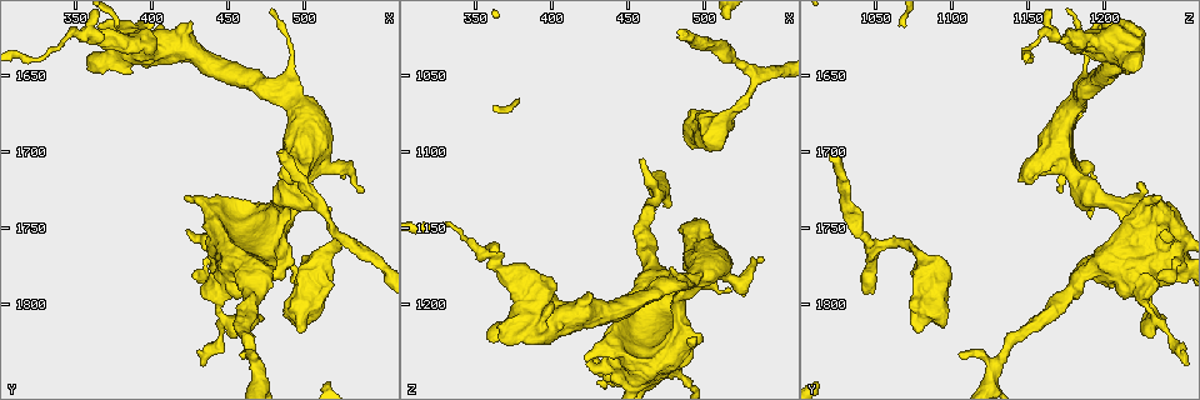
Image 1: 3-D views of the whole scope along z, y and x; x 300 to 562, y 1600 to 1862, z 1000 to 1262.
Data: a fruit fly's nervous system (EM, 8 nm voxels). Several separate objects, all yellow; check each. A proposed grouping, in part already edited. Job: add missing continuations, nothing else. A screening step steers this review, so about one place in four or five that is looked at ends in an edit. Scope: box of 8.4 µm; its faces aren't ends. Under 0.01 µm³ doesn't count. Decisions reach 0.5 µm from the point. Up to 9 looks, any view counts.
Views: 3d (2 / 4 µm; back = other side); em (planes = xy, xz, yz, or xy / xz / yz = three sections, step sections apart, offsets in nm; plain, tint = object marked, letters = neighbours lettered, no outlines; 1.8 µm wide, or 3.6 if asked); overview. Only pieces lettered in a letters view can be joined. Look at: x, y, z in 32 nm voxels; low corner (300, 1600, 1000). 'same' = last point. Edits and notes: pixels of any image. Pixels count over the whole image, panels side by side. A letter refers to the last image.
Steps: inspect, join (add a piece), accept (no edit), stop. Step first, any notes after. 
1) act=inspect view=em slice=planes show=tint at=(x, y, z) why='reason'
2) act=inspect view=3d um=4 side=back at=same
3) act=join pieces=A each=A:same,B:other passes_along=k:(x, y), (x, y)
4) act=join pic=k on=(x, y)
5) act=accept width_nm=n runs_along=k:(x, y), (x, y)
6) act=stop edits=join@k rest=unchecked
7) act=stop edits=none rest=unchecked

act=inspect view=em slice=xy step=8 show=letters at=(486, 1698, 1022)

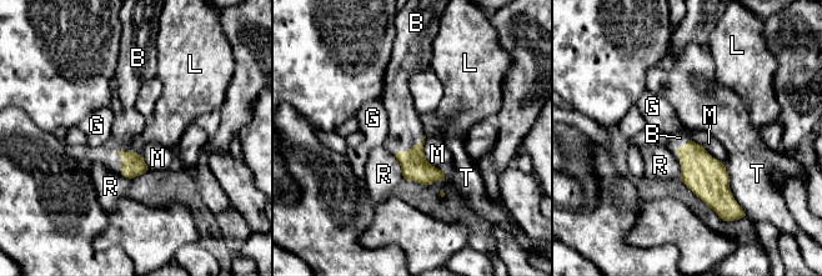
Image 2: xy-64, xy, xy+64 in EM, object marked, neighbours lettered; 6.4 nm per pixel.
act=inspect view=em slice=planes show=letters at=same why='another direction'

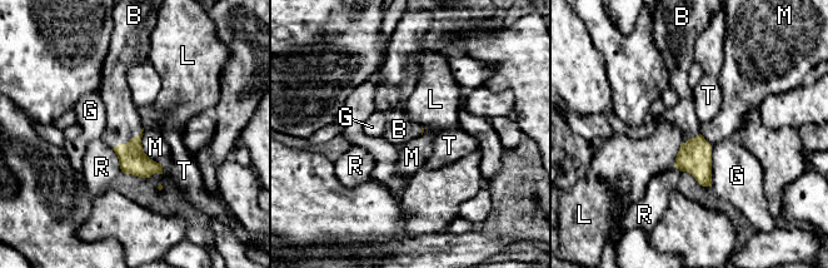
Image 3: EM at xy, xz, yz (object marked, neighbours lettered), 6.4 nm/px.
act=join pieces=B each=B:same,G:other,L:other,M:other,R:other,T:other passes_along=3:(133, 160), (129, 140), (123, 122) found='it goes on there'

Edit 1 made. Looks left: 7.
act=inspect view=overview

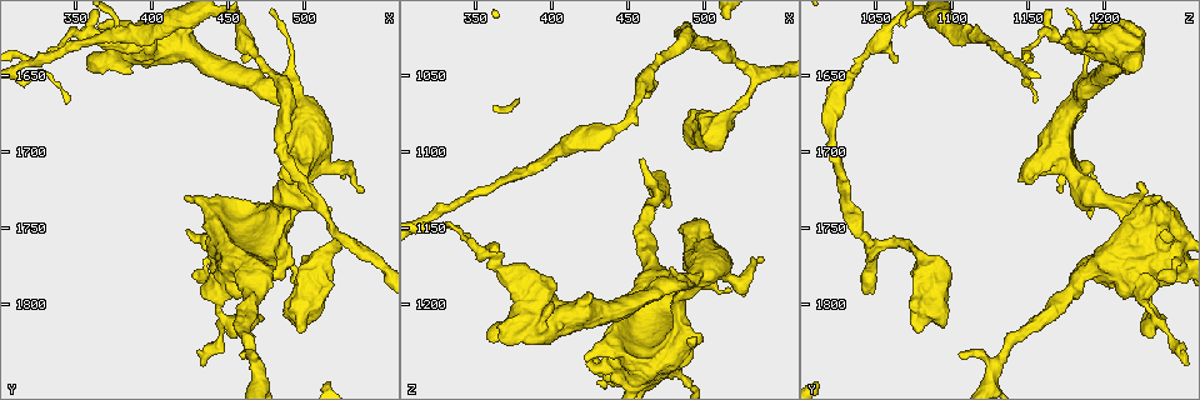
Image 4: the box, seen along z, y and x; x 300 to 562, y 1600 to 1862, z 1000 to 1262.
act=inspect view=3d um=2 at=(500, 1718, 1144) why='thick end'

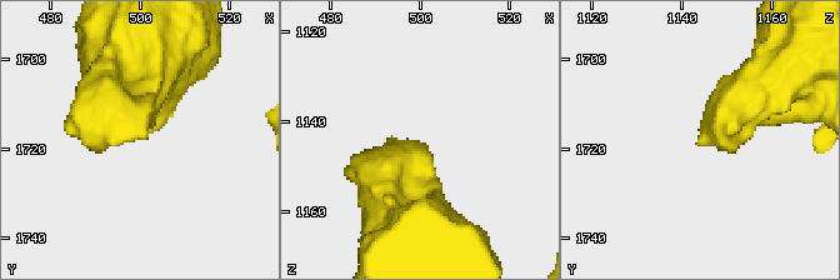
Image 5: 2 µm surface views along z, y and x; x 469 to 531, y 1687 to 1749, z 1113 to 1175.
act=inspect view=em slice=planes show=letters at=(500, 1717, 1145) why='now the EM'

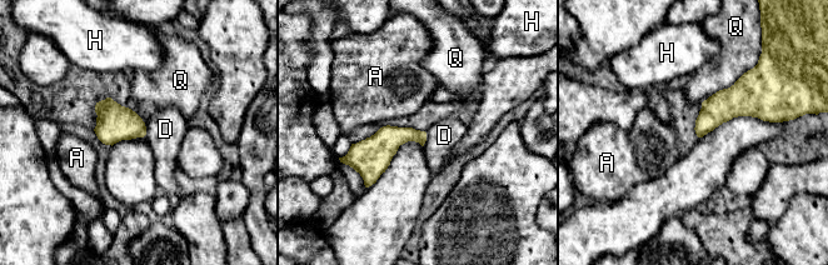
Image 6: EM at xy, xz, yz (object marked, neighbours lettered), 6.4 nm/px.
act=accept each=A:other,D:other,H:other,Q:other border=6:(427, 133), (427, 140), (423, 146) found='no lettered piece goes on from it'

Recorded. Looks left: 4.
act=inspect view=em slice=xy step=8 show=tint at=(356, 1622, 1168) why='sudden change in width'

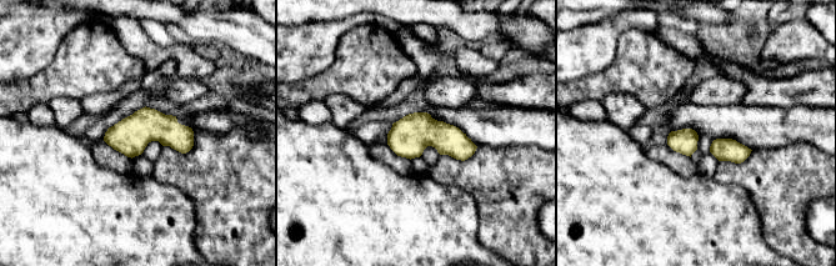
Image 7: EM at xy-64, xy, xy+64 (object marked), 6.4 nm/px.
act=inspect view=em slice=planes show=letters at=same why='another direction'

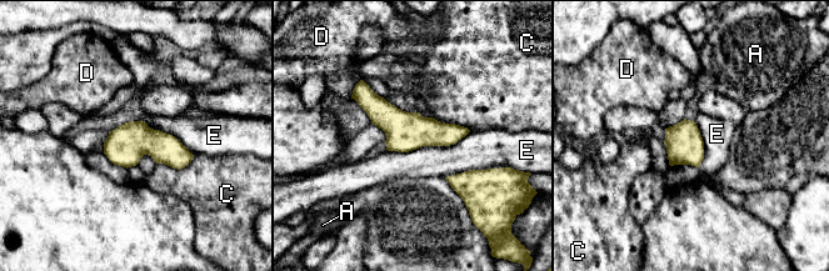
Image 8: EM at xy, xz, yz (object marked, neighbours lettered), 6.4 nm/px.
act=accept width_nm=240 each=A:other,C:other,D:other,E:other border=8:(470, 131), (448, 145), (386, 150) found='none of them fits'

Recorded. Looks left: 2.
act=stop edits=join@3 rest=unchecked

